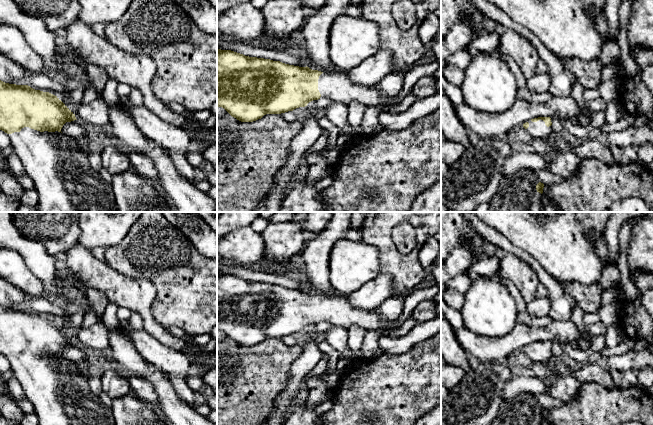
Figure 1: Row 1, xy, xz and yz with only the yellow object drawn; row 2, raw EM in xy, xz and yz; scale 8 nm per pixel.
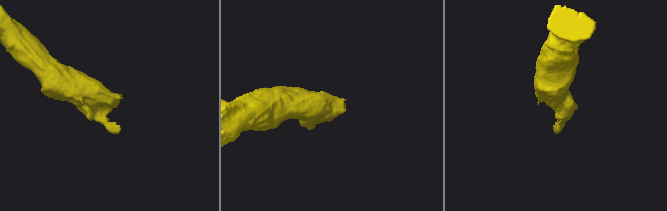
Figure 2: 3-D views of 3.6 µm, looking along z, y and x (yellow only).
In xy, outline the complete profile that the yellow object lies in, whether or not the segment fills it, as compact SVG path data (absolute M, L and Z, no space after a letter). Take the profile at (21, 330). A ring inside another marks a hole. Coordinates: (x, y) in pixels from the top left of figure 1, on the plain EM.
M0 304L0 354L8 359L25 397L34 406L39 418L38 425L115 425L111 408L91 391L88 379L80 373L76 363L61 356L66 346L74 344L77 344L75 338L57 320L28 309L9 308Z

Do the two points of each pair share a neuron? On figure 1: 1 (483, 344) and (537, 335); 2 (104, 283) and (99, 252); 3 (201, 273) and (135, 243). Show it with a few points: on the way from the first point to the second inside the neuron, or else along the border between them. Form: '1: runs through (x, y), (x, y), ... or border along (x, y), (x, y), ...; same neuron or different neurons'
1: runs through (496, 344), (507, 344), (524, 335); same neuron
2: border along (90, 250), (96, 257), (104, 260); different neurons
3: runs through (185, 273), (181, 273), (160, 252), (151, 249); same neuron

